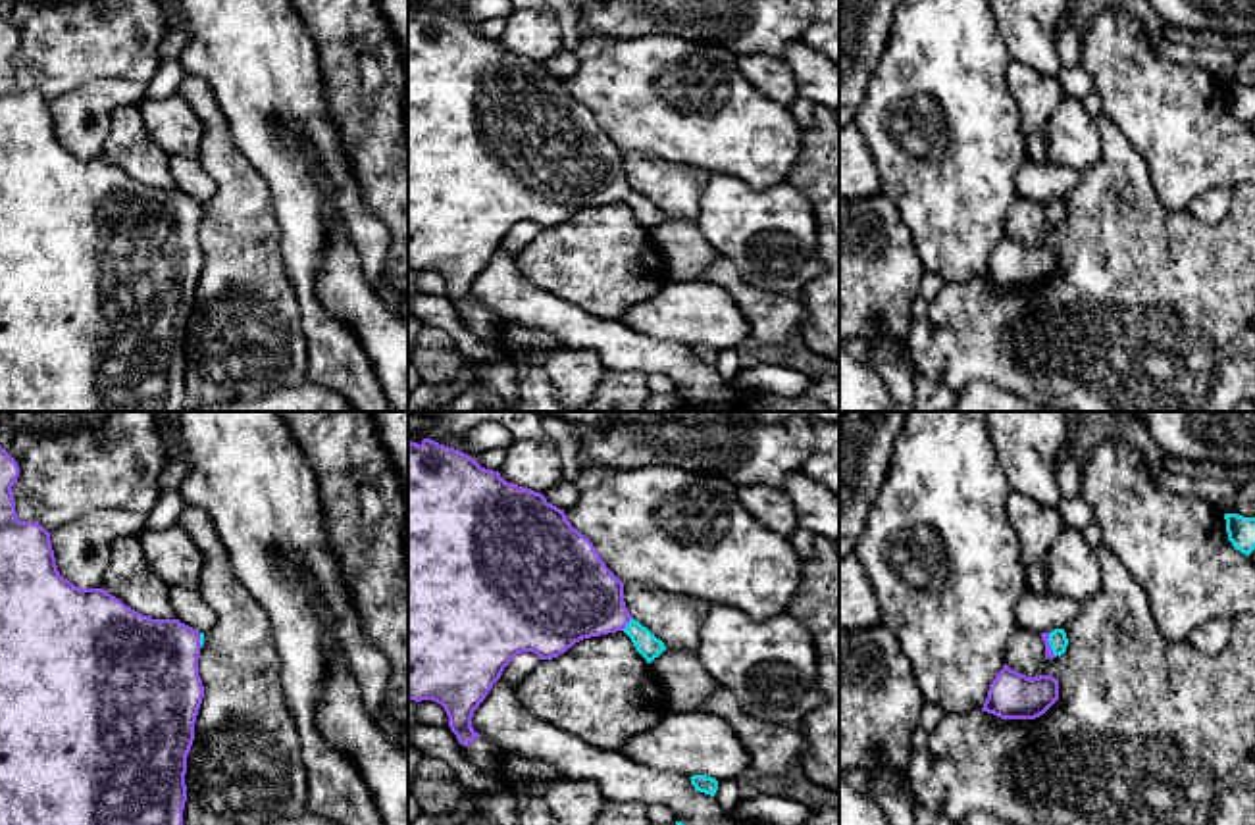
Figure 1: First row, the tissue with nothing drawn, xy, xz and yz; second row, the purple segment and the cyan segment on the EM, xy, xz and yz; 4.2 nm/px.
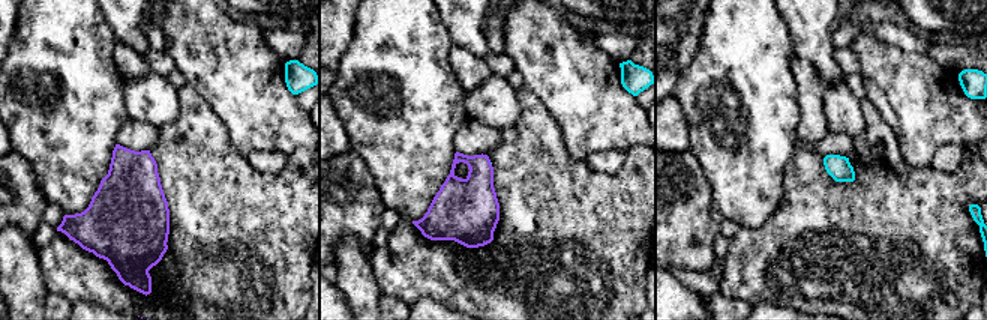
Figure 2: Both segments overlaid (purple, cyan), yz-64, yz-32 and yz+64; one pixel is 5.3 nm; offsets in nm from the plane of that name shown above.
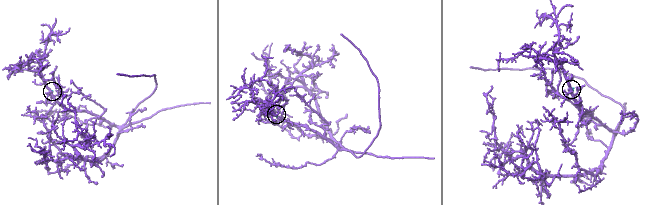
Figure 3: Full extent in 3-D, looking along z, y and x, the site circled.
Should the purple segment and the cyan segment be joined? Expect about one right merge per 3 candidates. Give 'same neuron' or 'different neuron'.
same neuron

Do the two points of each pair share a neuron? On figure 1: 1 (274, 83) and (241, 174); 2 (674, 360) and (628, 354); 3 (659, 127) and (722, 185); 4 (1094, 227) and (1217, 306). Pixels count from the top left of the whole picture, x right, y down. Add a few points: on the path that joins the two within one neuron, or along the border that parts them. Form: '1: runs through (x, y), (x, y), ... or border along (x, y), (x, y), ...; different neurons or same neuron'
1: border along (226, 120), (233, 145), (264, 181), (270, 199); different neurons
2: runs through (663, 356), (640, 354); same neuron
3: border along (711, 174), (730, 174), (755, 191); different neurons
4: runs through (1125, 258), (1167, 300), (1186, 306); same neuron

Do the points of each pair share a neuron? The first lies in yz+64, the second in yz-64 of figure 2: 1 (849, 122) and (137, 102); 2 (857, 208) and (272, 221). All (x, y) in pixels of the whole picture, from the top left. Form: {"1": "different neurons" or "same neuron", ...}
{"1": "same neuron", "2": "same neuron"}

